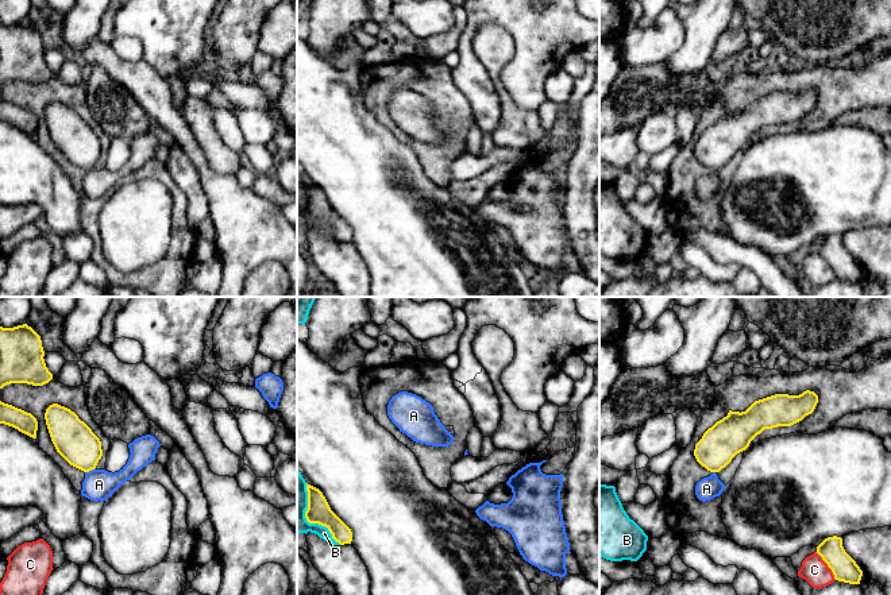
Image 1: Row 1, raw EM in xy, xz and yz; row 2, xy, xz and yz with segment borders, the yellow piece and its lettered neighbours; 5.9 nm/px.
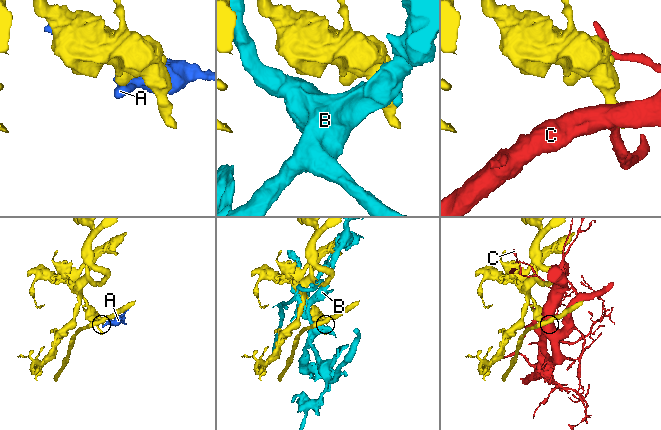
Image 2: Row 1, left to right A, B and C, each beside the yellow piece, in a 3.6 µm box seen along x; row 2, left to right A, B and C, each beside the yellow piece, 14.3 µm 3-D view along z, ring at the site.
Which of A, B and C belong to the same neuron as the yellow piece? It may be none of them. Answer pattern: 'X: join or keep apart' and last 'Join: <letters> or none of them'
A: keep apart
B: keep apart
C: keep apart
Join: none of them

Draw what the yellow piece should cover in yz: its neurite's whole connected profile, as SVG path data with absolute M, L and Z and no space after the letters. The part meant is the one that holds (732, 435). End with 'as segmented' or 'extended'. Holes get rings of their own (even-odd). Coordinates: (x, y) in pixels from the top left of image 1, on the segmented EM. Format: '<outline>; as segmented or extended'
M806 390L799 395L775 394L755 401L741 413L729 410L703 433L694 456L707 471L720 472L764 429L791 426L811 414L817 403L818 395Z; as segmented

